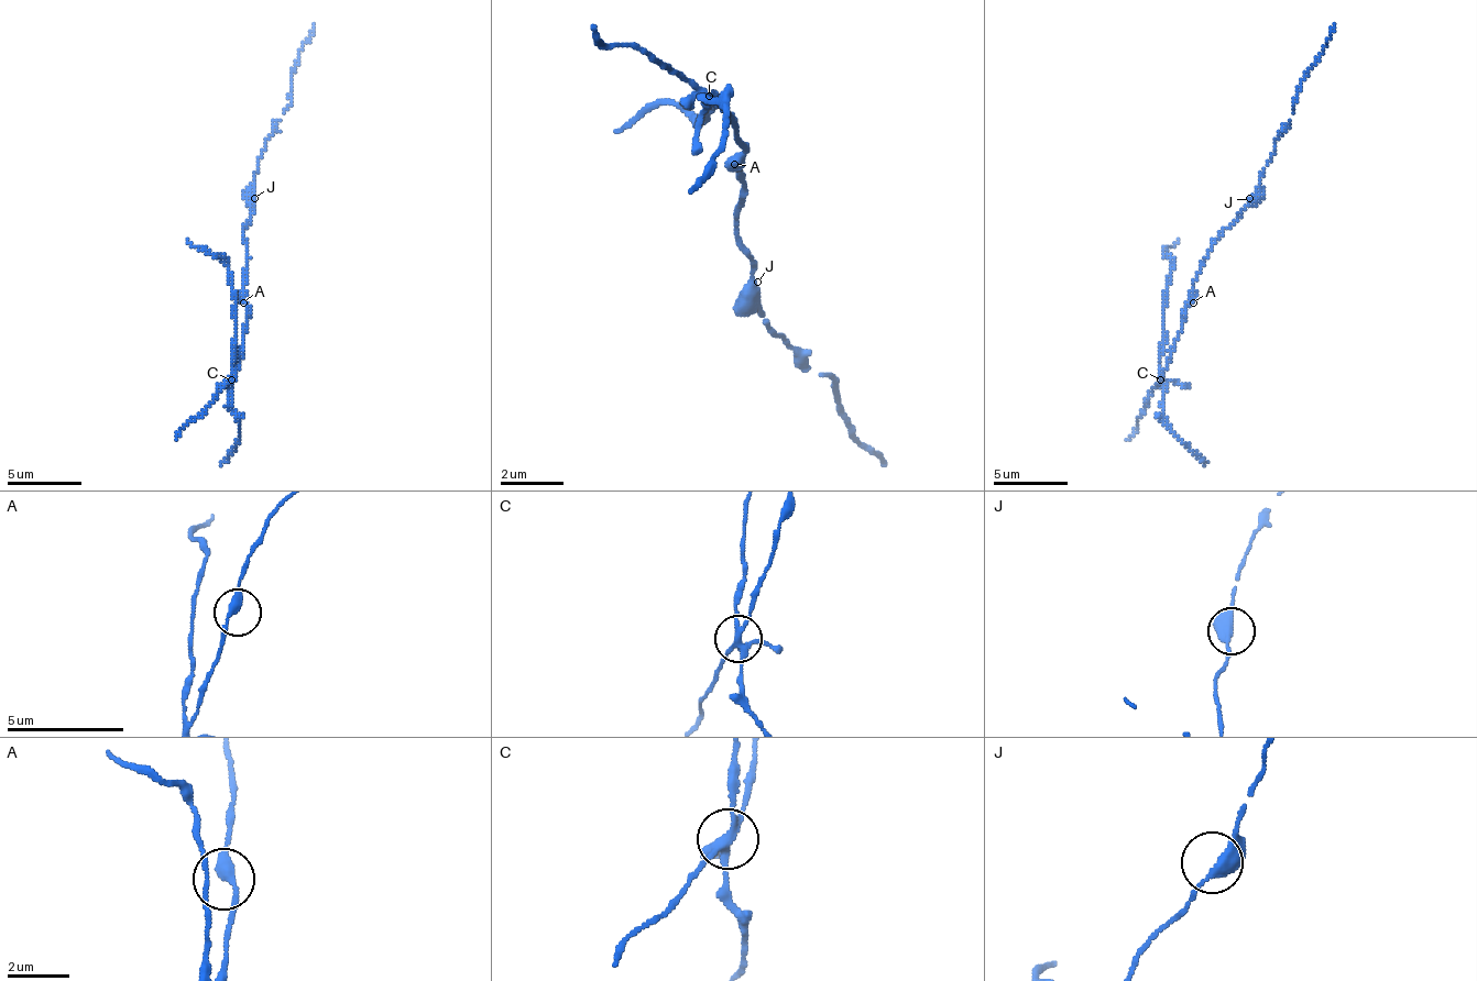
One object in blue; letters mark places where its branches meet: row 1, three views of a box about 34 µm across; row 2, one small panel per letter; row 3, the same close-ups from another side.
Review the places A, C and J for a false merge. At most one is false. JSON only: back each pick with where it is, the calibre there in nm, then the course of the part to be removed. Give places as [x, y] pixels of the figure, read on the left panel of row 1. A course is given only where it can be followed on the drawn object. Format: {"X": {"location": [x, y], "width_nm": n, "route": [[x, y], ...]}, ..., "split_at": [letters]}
{"C": {"location": [231, 379], "width_nm": 280, "route": [[232, 381], [232, 276], [214, 254], [187, 239]]}, "split_at": ["C"]}

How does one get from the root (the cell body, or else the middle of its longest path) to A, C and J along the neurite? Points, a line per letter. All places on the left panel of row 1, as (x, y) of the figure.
A: (243, 239), (247, 246), (243, 302)
C: (243, 239), (247, 246), (247, 280), (243, 284), (247, 332), (239, 354), (239, 370), (232, 381)
J: (243, 239), (243, 224), (251, 217), (254, 198)

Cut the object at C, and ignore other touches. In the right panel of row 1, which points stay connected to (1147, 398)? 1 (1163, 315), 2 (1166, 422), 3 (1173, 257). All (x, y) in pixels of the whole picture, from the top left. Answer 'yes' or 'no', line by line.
1: no
2: no
3: no

